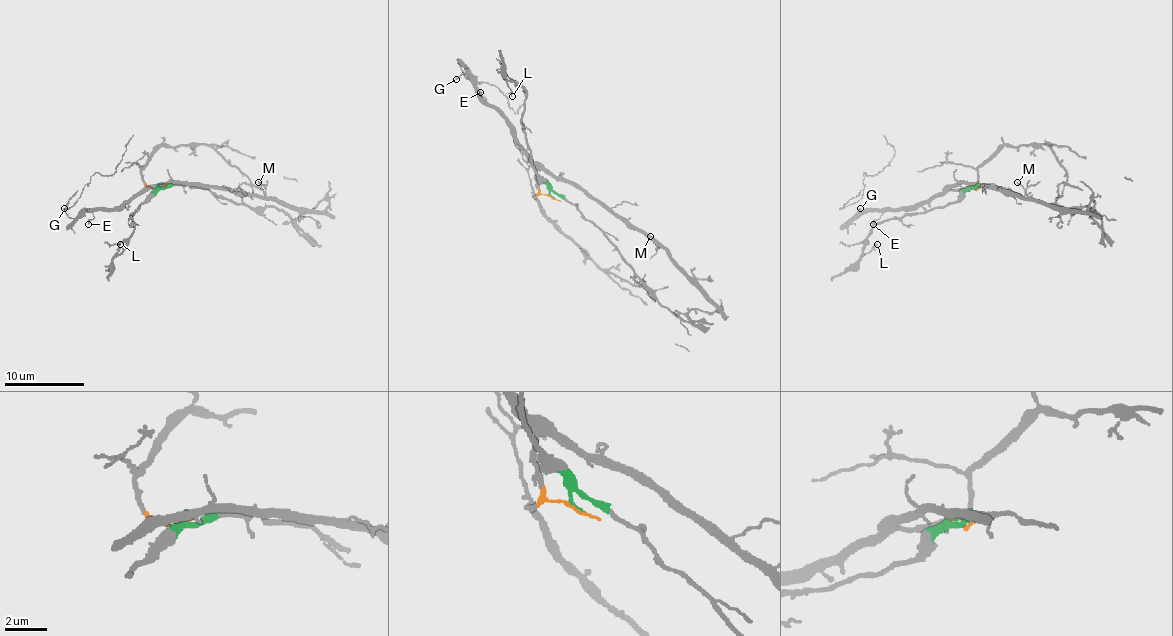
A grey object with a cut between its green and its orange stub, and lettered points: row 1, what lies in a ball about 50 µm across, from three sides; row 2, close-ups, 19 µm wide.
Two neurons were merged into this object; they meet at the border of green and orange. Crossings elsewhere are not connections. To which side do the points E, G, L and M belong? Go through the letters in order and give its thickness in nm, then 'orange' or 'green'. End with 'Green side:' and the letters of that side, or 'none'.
E: calibre 150 nm; orange
G: calibre 130 nm; orange
L: calibre 140 nm; green
M: calibre 130 nm; orange
Green side: L

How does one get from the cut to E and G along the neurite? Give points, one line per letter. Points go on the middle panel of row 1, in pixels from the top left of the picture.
E: (555, 199), (539, 191), (535, 163), (517, 141), (515, 131), (480, 91)
G: (555, 199), (539, 191), (535, 163), (517, 141), (515, 131), (482, 97), (466, 73), (456, 79)

